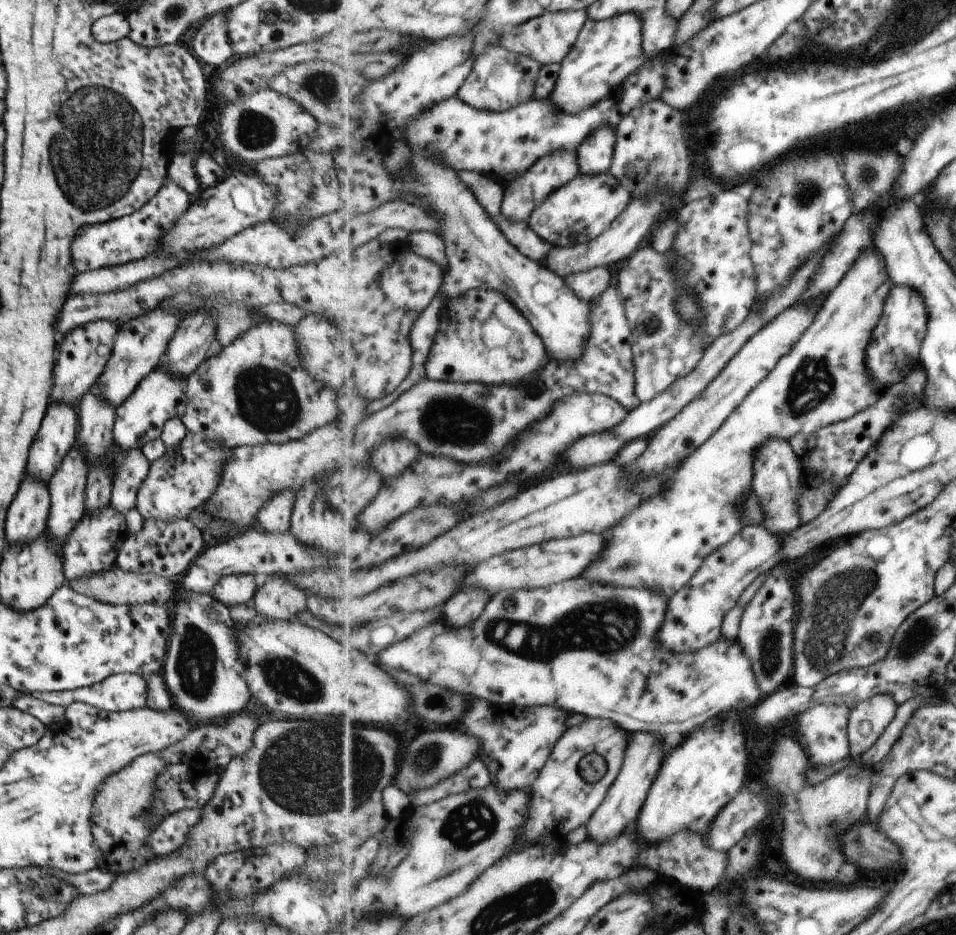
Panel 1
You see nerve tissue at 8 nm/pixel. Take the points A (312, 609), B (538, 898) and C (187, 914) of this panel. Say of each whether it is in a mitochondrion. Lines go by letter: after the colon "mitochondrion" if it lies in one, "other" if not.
A: other
B: mitochondrion
C: other

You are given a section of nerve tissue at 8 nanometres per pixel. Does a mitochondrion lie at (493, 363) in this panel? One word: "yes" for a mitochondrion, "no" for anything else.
no

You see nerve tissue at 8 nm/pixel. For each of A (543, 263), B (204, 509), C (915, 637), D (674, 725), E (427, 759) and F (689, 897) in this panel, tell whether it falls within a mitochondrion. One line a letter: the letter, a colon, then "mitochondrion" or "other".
A: other
B: other
C: mitochondrion
D: other
E: mitochondrion
F: other

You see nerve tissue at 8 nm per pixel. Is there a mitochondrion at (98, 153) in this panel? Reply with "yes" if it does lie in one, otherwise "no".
yes

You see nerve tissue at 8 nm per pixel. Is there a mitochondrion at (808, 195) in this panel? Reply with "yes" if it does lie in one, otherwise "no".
yes

